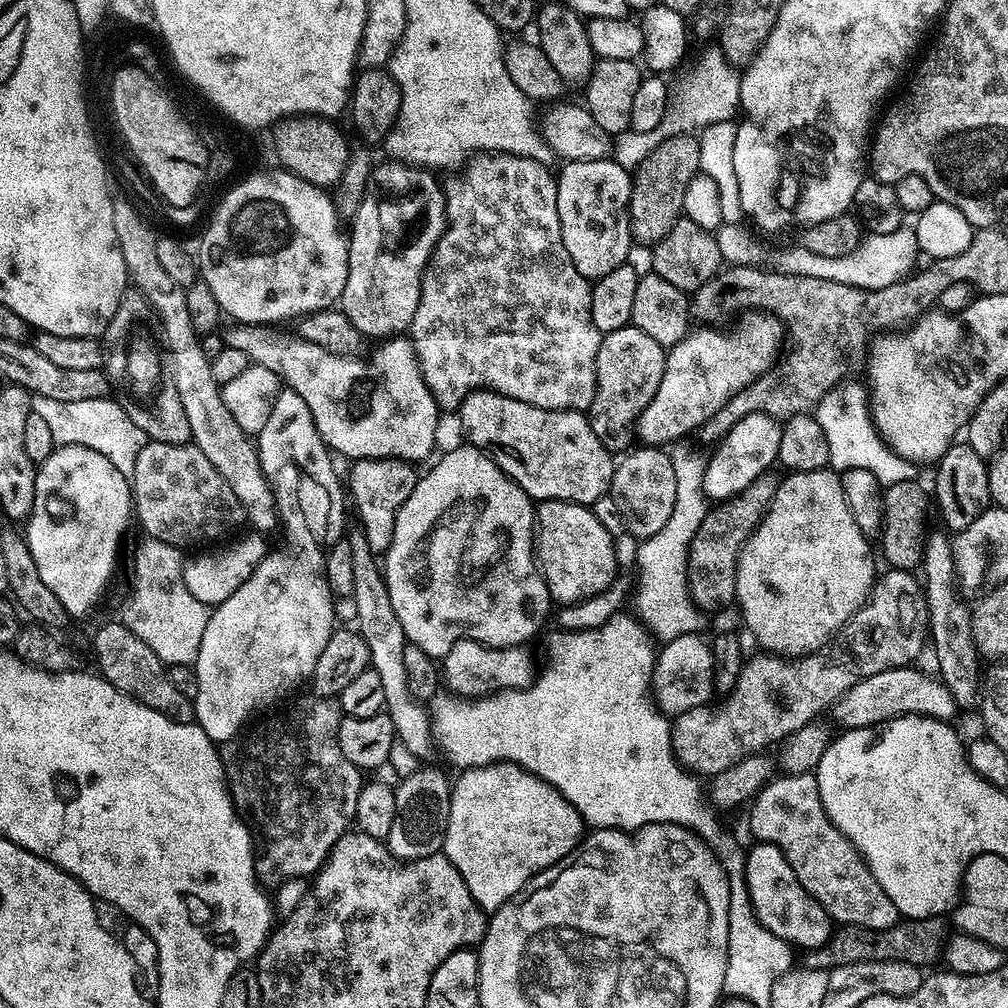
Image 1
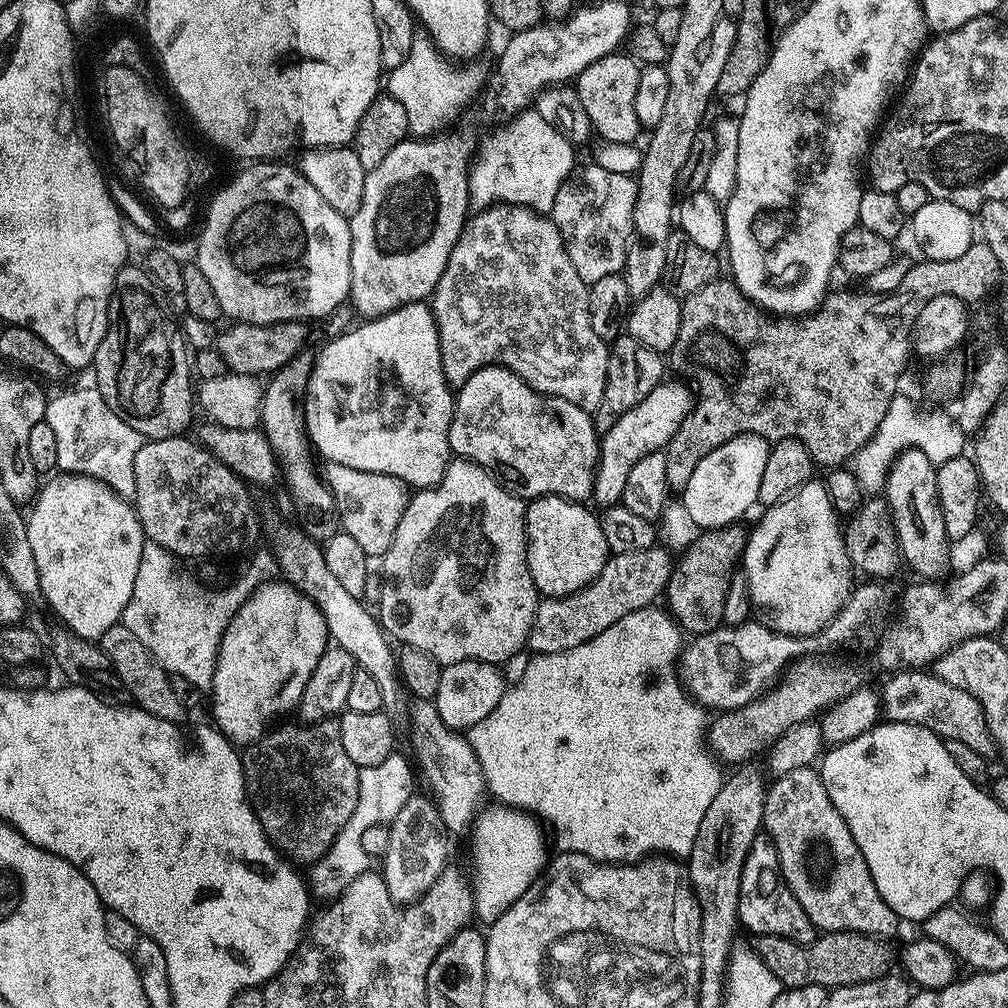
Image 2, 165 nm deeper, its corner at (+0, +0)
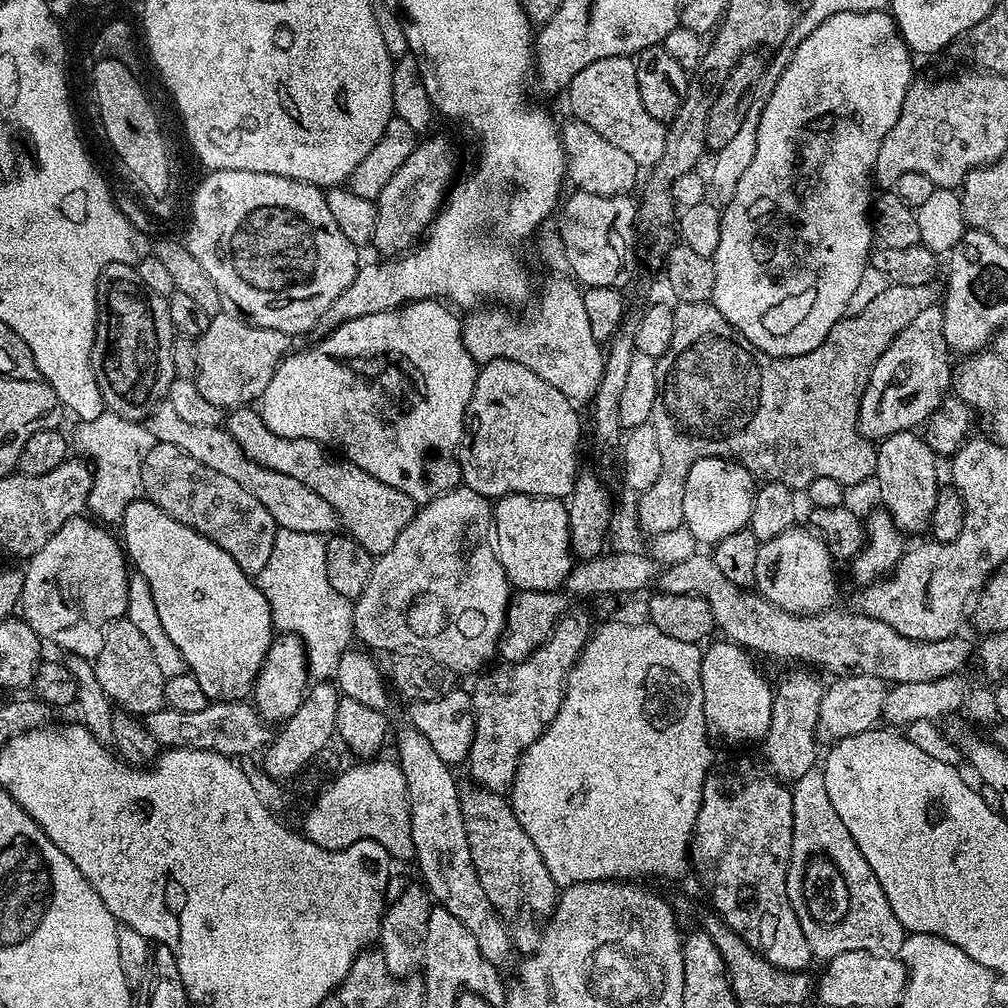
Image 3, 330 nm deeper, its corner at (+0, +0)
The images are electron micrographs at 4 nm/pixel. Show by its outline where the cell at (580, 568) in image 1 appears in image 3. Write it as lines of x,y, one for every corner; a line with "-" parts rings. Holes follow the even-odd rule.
517,492
499,497
494,504
494,547
498,562
513,589
521,592
559,589
574,563
565,501

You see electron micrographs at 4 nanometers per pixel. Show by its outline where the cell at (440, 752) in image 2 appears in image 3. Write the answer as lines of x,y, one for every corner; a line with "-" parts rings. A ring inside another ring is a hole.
471,787
460,788
460,809
478,882
482,882
486,898
490,898
494,910
498,910
512,933
515,949
527,954
536,948
542,925
556,907
558,885
550,870
546,870
546,862
542,862
538,846
530,842
530,834
522,830
518,818
512,813
511,803
505,797
503,800
500,792

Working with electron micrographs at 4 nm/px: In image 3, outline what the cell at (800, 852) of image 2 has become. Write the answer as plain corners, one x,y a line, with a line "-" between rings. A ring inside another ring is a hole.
819,767
806,770
806,774
802,774
802,778
798,778
791,785
791,790
794,802
794,834
792,835
792,861
788,867
788,897
794,906
794,914
798,914
802,934
806,934
806,942
810,942
813,957
820,959
821,956
821,961
827,962
833,960
838,954
846,954
846,950
866,950
883,956
899,953
906,935
902,922
898,922
898,918
894,918
894,910
890,910
890,902
886,898
874,870
870,870
870,862
866,862
866,858
862,858
862,850
858,850
854,838
850,838
850,830
846,830
842,818
838,818
838,810
834,810
834,802
830,802
830,794
826,794
826,778
823,771

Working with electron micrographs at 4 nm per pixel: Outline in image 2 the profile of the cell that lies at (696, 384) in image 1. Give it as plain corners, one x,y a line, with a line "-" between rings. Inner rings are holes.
680,382
668,383
654,386
654,390
650,390
642,402
638,402
638,406
626,410
626,414
622,414
622,418
618,418
618,422
614,422
614,426
599,437
600,460
596,463
591,499
597,500
601,509
607,510
621,503
626,478
630,478
634,462
638,462
638,458
646,458
646,454
667,448
670,438
674,438
684,419
692,412
694,398
689,389

